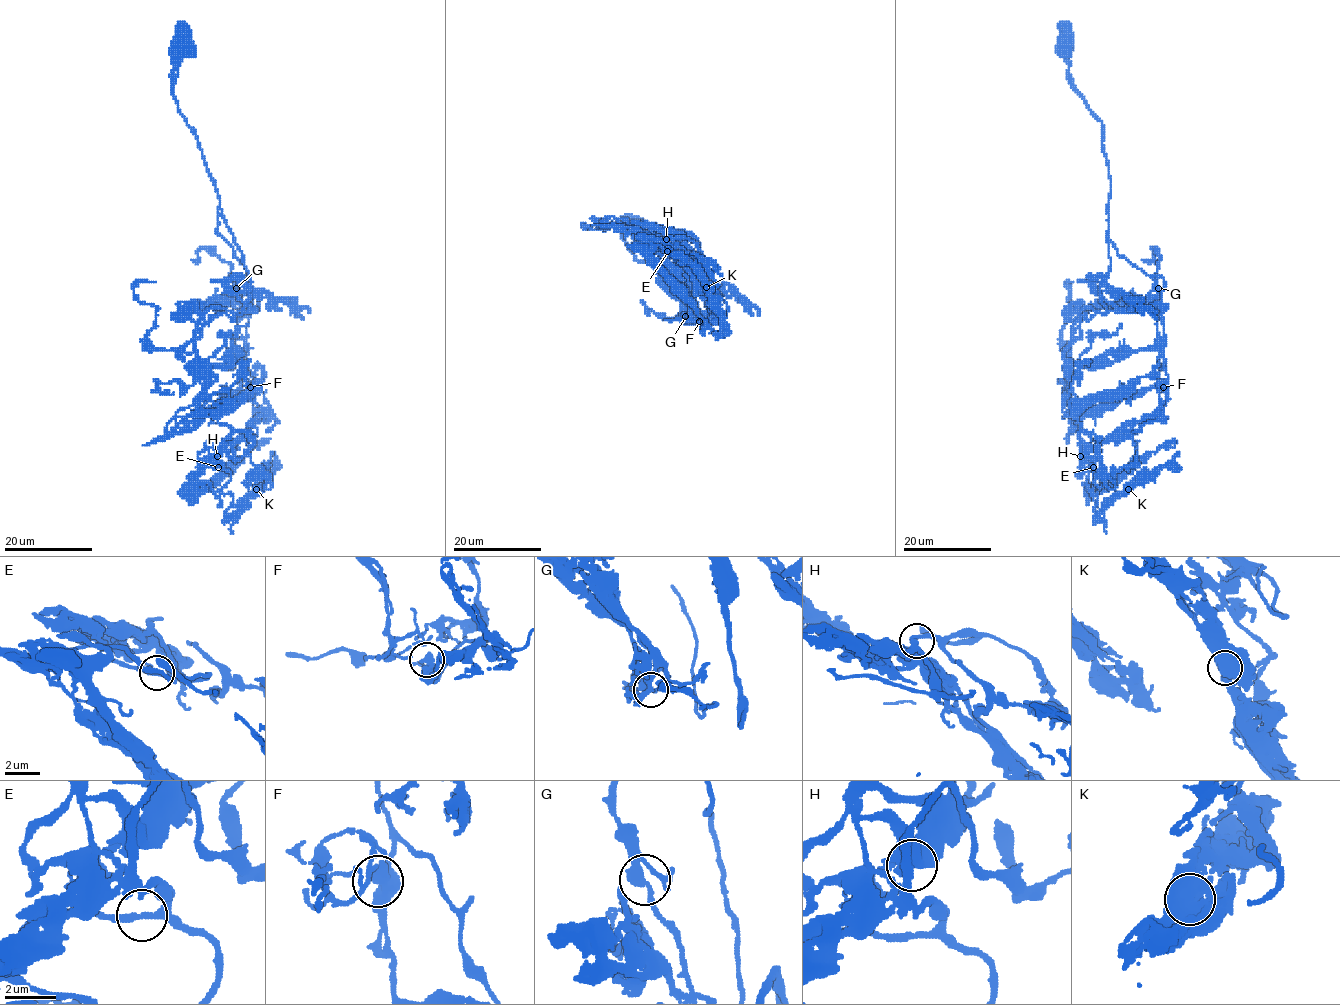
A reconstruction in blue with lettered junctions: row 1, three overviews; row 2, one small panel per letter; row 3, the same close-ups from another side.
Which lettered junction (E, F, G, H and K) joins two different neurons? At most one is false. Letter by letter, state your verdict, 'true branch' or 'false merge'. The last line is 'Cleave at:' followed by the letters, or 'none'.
E: true branch
F: true branch
G: true branch
H: true branch
K: true branch
Cleave at: none

